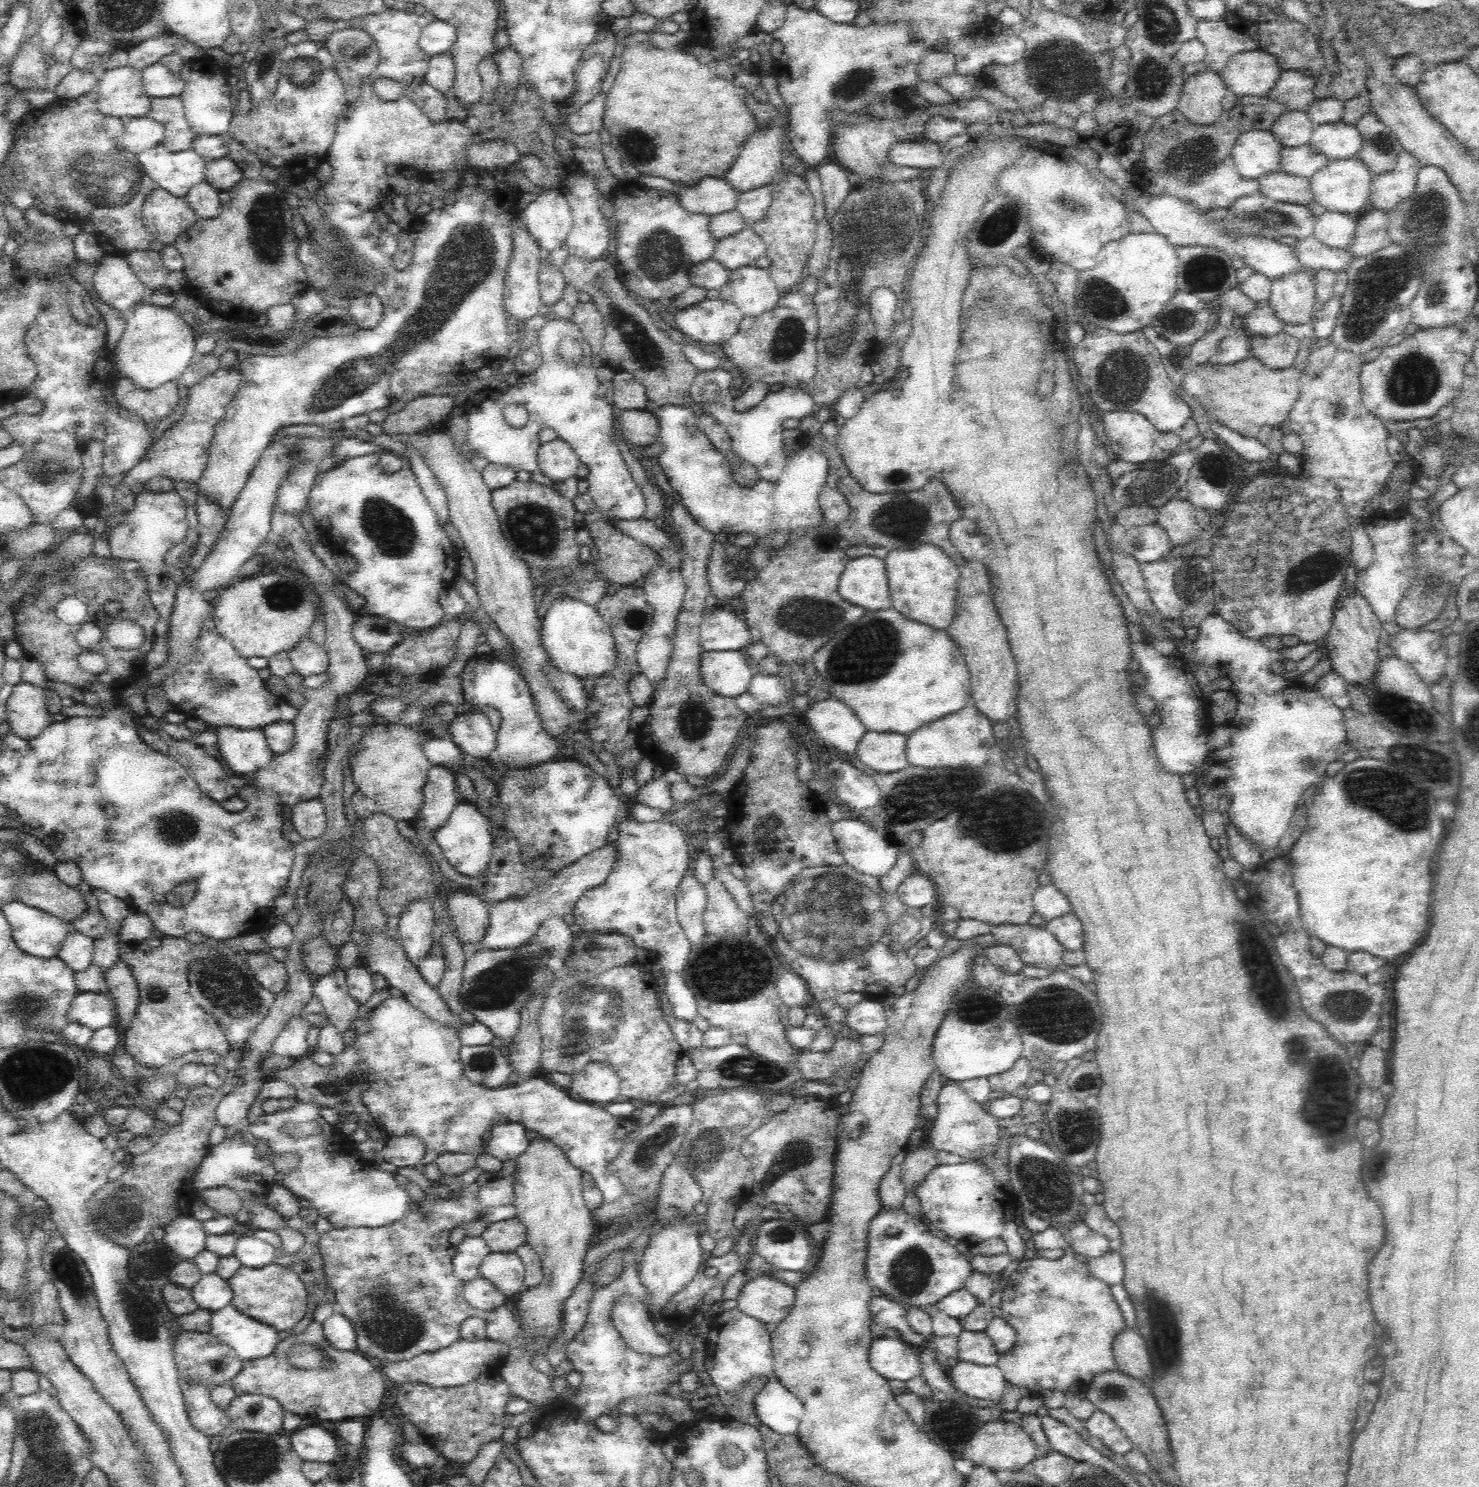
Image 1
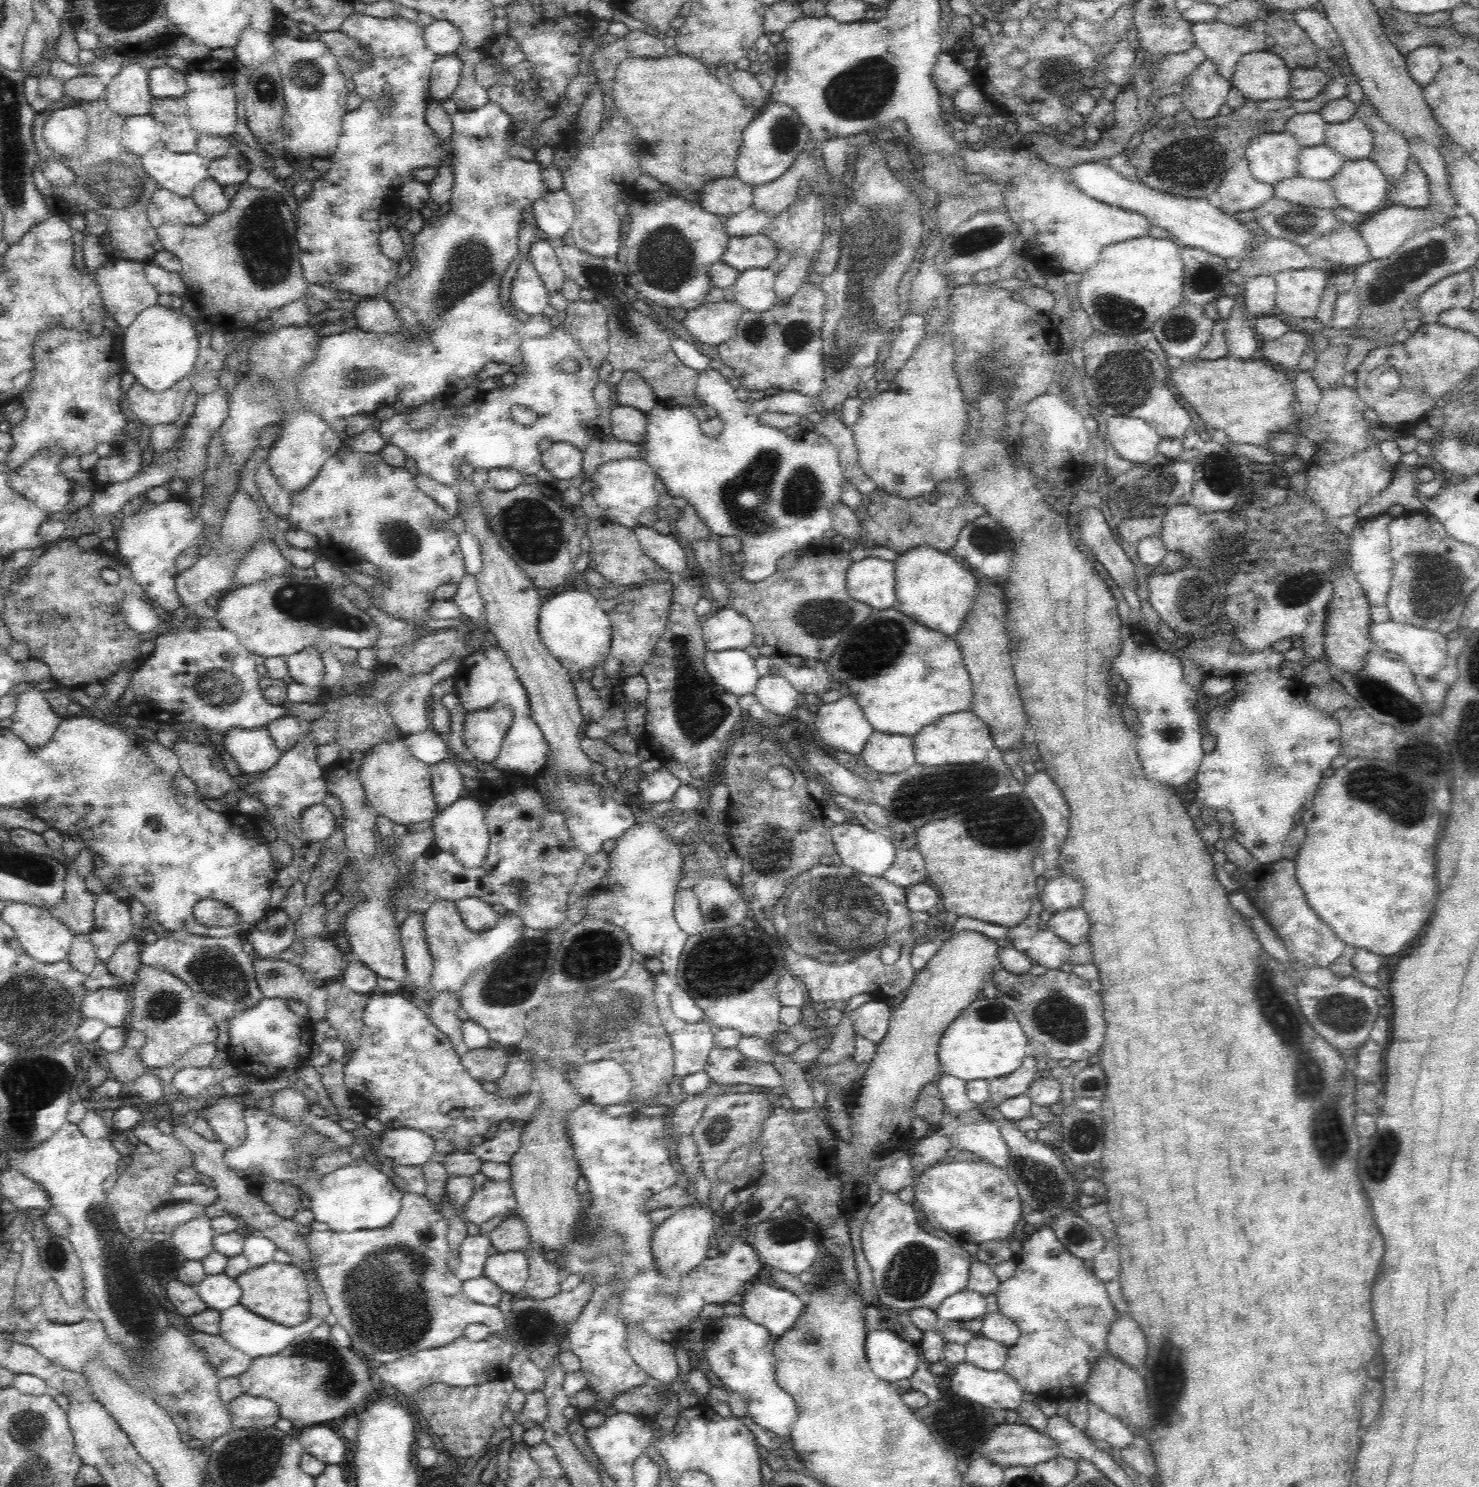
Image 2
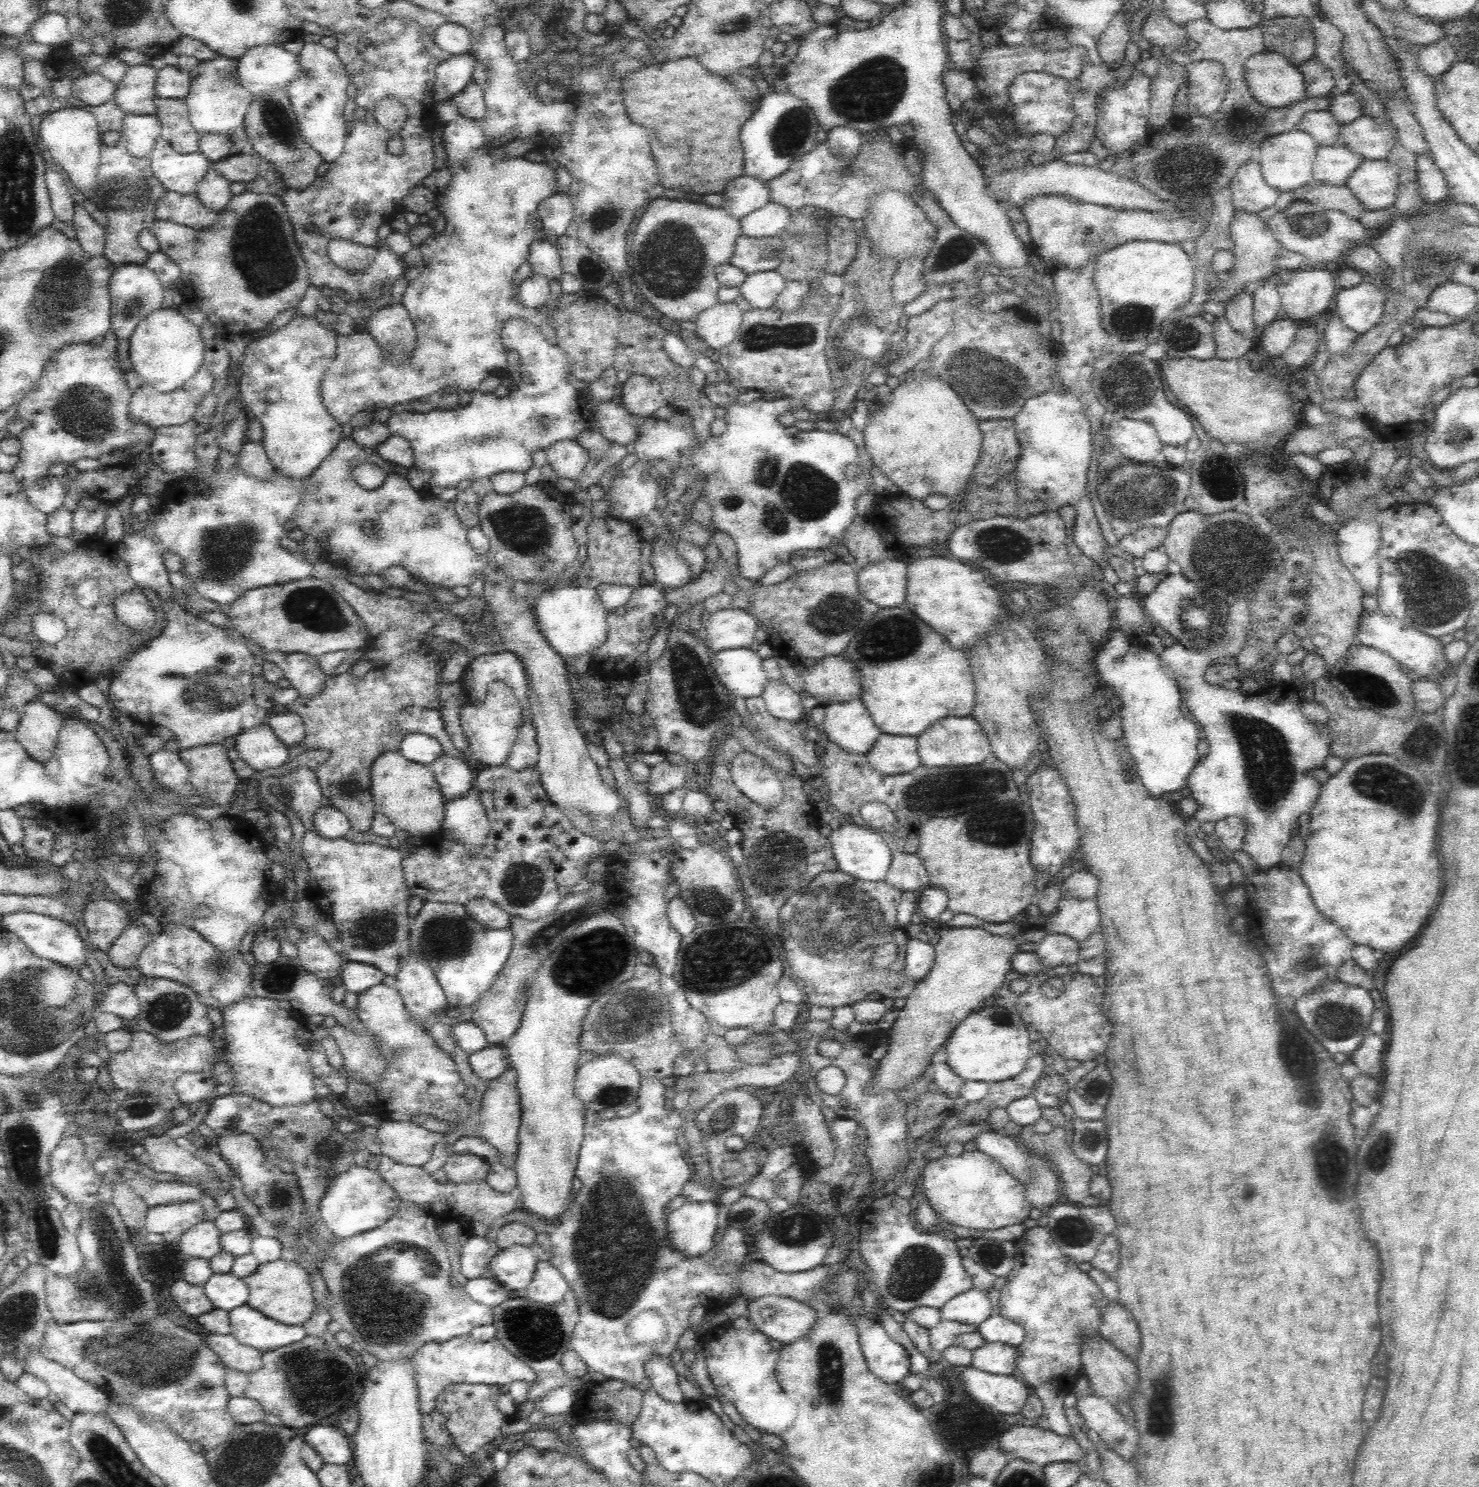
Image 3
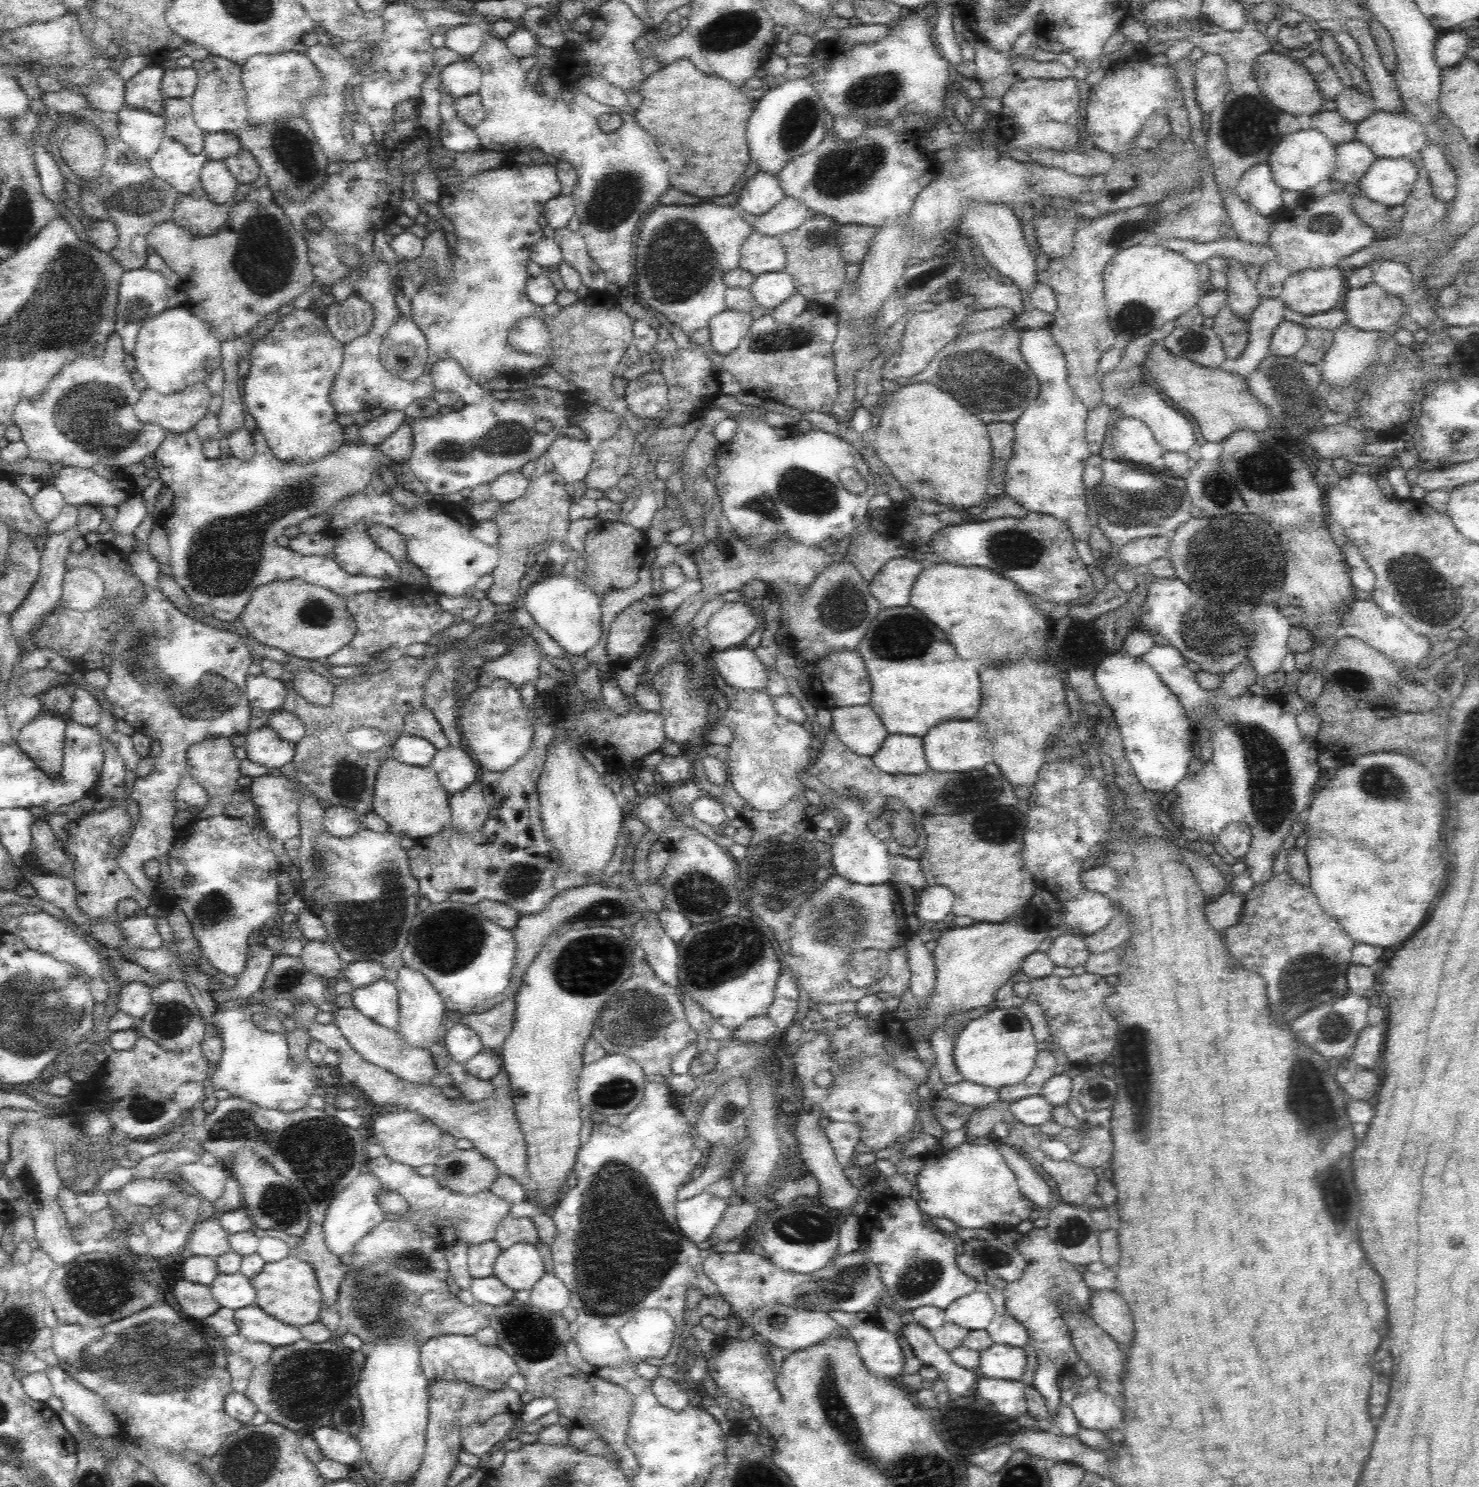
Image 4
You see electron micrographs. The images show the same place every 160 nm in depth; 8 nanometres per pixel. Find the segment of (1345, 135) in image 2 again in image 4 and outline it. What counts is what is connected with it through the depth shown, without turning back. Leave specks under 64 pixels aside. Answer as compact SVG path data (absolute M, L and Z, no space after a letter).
M1374 111L1356 123L1356 139L1366 144L1377 158L1409 157L1428 143L1420 122L1402 113Z

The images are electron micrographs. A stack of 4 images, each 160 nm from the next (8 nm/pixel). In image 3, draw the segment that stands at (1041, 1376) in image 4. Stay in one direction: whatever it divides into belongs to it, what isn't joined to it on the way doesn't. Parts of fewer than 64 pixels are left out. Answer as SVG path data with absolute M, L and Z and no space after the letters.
M1042 1385L1035 1389L1035 1395L1041 1400L1044 1407L1044 1426L1058 1435L1072 1436L1074 1429L1064 1415L1063 1398L1050 1385Z

